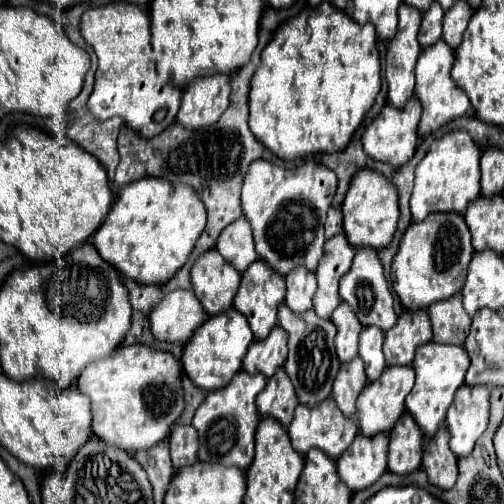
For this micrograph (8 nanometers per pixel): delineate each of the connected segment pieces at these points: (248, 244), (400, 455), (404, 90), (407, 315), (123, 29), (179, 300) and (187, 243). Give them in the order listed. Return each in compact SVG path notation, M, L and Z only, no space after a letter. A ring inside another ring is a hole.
M245 217L233 221L221 231L217 239L217 251L227 261L231 261L231 265L235 265L239 273L243 273L257 259L253 245L253 231Z
M403 413L403 417L391 429L389 437L389 471L407 475L419 469L423 455L423 433L409 413Z
M401 5L399 7L399 29L391 39L387 49L387 83L389 83L389 103L395 107L403 107L413 97L415 87L415 63L421 53L421 45L417 41L421 13L415 7Z
M403 311L393 329L385 333L383 353L387 365L411 365L415 349L431 341L431 321L427 311Z
M111 3L105 7L89 9L81 19L83 39L93 47L99 57L99 67L95 75L95 89L89 97L89 109L97 119L121 117L127 125L135 125L139 133L155 133L163 125L171 125L175 121L175 109L179 109L179 89L171 85L163 85L167 75L157 71L157 61L151 45L151 15L145 15L137 5L131 3ZM165 109L167 113L157 119L155 115Z
M175 289L151 311L151 333L159 341L187 345L195 329L203 325L207 313L189 289Z
M145 177L139 181L133 181L131 185L123 187L117 201L113 203L107 219L93 235L93 245L99 251L99 255L115 265L115 269L133 281L139 281L143 285L165 285L189 259L195 241L199 239L201 231L205 229L205 205L201 197L183 183L171 183L167 179L155 179Z

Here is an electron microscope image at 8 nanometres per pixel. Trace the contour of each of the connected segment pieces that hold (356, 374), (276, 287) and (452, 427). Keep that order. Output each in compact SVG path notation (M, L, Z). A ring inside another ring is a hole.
M355 357L353 361L341 365L341 371L339 371L335 385L333 385L333 399L345 417L357 415L355 401L365 385L367 385L367 377L365 377L361 357Z
M257 259L241 277L241 285L233 299L233 307L239 309L247 317L251 331L255 333L255 339L265 339L277 323L277 307L283 301L285 301L285 277L279 273L273 273L267 267L267 263Z
M461 385L447 411L445 423L451 433L451 451L457 457L469 455L489 423L487 385Z

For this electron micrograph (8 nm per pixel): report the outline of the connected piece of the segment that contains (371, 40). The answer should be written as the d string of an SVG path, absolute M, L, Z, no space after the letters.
M323 3L321 9L305 9L303 15L283 23L275 31L269 45L263 49L261 65L257 67L257 71L255 71L253 79L251 79L249 127L251 127L251 133L255 133L255 137L259 137L259 141L263 141L263 145L267 145L267 149L271 149L281 159L291 161L291 159L299 159L299 157L307 157L307 155L317 155L317 153L337 153L337 151L343 151L347 147L347 143L351 141L351 135L361 125L365 113L373 107L375 97L377 97L379 91L381 91L381 59L379 59L379 51L377 51L377 35L375 35L373 25L359 25L347 13L335 9L329 3Z

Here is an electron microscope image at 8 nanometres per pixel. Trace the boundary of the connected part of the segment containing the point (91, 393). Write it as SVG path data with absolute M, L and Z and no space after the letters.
M121 345L109 357L87 365L87 369L83 369L83 373L77 379L77 389L91 399L93 433L103 441L119 445L123 451L127 451L131 455L137 451L149 449L149 447L157 445L159 441L167 439L171 433L171 425L181 417L181 413L185 409L181 373L183 373L181 363L169 351L161 351L161 349L155 349L149 345L129 345L129 347Z

